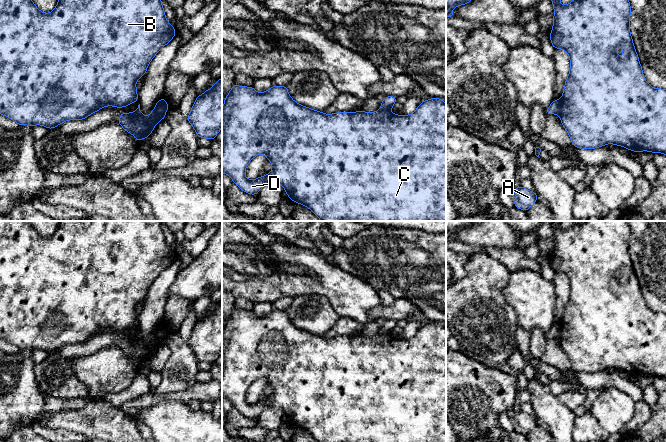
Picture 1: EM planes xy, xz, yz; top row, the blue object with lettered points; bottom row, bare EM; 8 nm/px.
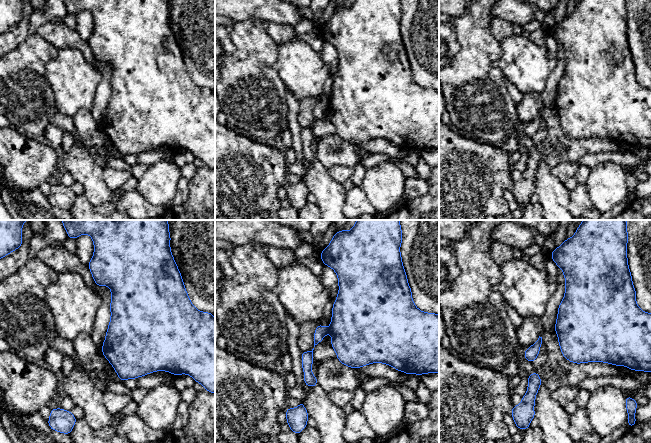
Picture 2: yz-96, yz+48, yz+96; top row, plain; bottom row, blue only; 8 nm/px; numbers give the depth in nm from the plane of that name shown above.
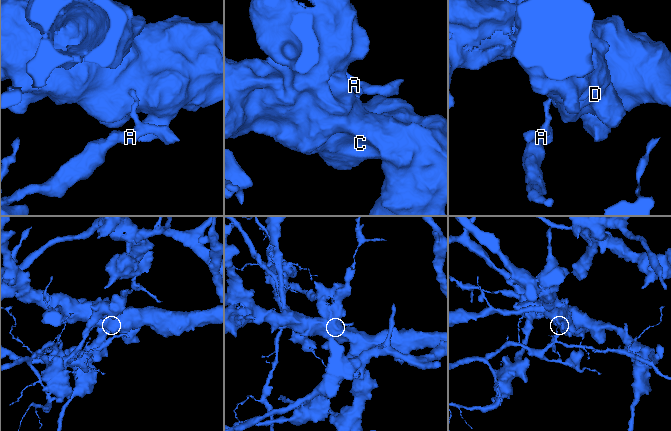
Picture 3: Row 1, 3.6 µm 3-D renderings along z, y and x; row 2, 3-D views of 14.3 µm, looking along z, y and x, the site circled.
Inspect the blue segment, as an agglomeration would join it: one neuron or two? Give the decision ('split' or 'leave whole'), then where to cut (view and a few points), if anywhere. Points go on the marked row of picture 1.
split; cut yz (559, 100), (559, 111), (557, 113)

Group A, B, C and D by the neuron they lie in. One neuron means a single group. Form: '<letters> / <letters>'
A / B C D

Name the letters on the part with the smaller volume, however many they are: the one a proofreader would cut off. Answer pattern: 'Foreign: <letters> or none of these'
Foreign: A

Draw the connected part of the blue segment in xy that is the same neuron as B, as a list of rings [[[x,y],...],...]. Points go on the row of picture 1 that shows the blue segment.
[[[0,0],[0,114],[12,119],[19,126],[29,125],[32,127],[34,125],[42,125],[50,130],[68,120],[85,119],[105,106],[121,108],[126,107],[135,101],[139,101],[137,96],[138,88],[135,87],[135,83],[146,74],[148,64],[155,55],[174,38],[175,33],[175,28],[166,19],[161,0],[59,0],[55,9],[51,13],[41,12],[32,0]]]

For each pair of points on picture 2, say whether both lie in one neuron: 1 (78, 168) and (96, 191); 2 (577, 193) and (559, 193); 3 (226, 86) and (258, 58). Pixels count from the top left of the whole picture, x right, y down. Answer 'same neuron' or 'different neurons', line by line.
1: same neuron
2: different neurons
3: same neuron

